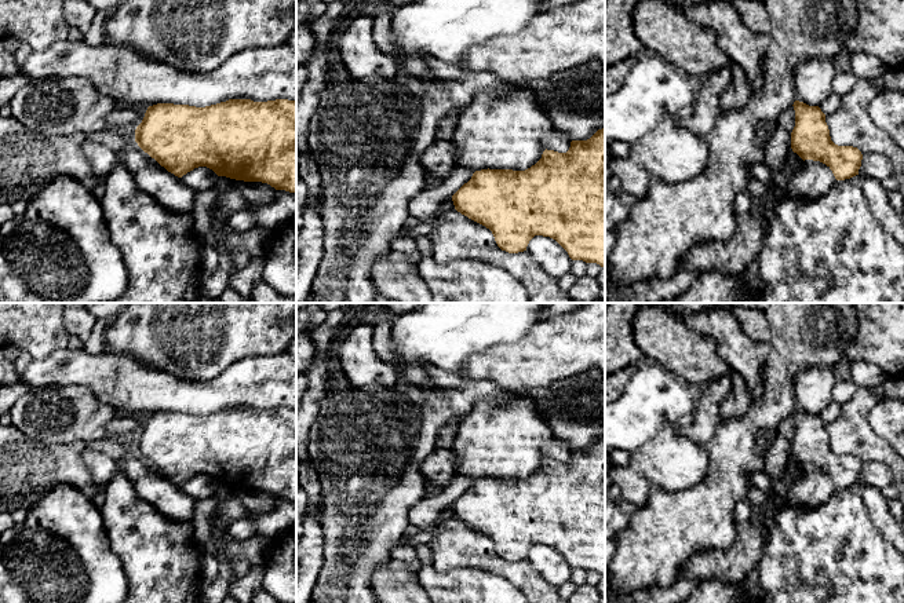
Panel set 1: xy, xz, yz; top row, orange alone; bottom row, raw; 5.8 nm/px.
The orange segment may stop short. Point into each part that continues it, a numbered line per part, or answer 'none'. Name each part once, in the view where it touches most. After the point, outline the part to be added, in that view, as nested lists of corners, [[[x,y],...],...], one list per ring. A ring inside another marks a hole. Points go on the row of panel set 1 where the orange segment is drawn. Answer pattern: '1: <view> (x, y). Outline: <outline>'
none

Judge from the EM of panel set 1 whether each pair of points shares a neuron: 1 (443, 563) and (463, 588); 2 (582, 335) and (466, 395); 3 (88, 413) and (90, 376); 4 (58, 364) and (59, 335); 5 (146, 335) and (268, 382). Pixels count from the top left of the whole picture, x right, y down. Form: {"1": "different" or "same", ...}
{"1": "different", "2": "different", "3": "different", "4": "different", "5": "different"}

